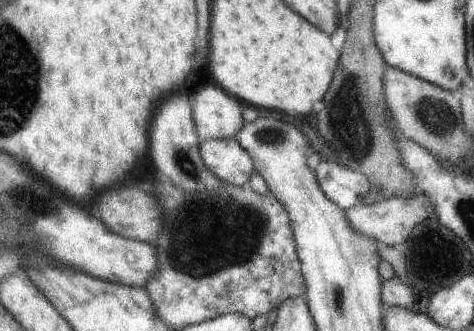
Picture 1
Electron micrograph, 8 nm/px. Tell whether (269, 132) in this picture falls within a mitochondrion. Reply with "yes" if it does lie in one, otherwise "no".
yes

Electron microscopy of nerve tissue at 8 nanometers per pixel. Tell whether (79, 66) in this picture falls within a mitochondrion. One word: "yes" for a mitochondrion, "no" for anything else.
no

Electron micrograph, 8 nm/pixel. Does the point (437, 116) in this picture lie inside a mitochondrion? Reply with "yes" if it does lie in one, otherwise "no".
yes

